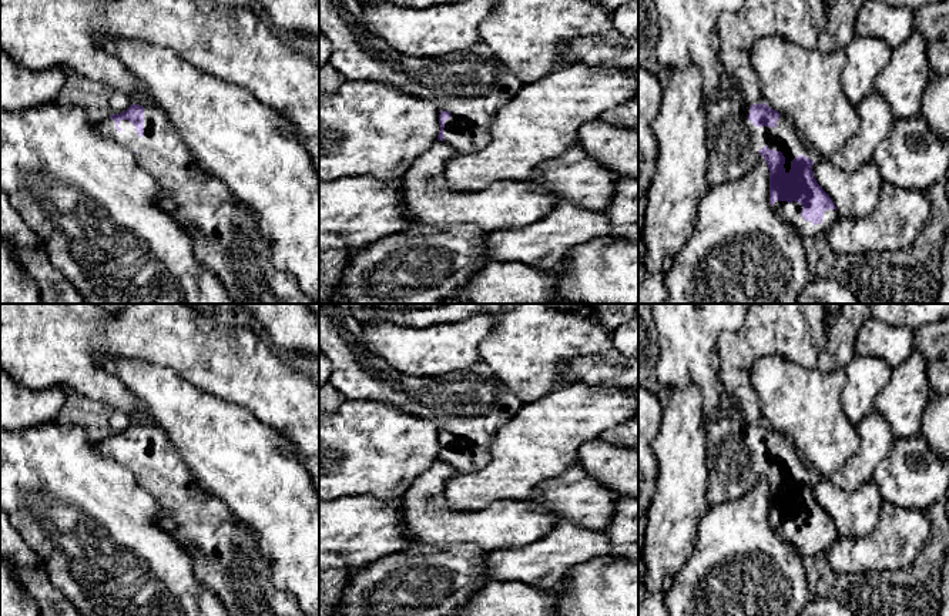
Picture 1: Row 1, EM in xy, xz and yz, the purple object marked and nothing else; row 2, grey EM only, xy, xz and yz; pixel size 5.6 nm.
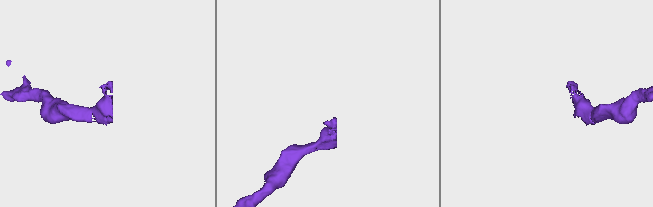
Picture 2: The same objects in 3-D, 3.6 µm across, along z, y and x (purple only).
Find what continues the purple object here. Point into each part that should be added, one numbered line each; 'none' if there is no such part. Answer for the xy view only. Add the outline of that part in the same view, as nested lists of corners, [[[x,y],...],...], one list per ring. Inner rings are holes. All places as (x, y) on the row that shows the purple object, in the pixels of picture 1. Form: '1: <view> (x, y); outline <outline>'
1: xy (225, 235); outline [[[144,107],[141,138],[128,120],[120,121],[120,133],[115,127],[114,120],[108,117],[97,124],[97,131],[134,153],[137,164],[160,187],[158,207],[190,232],[195,258],[218,277],[234,304],[318,304],[302,292],[289,271],[272,264],[269,241],[259,232],[256,217],[245,205],[237,202],[227,187],[201,173],[162,110]]]

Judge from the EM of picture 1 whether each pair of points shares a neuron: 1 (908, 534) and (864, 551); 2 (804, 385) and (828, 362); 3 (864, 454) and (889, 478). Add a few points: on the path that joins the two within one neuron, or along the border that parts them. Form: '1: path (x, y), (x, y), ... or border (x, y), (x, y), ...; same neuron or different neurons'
1: path (896, 539), (889, 546), (875, 551); same neuron
2: border (842, 367), (834, 371), (817, 368); different neurons
3: border (895, 439), (871, 479); different neurons

